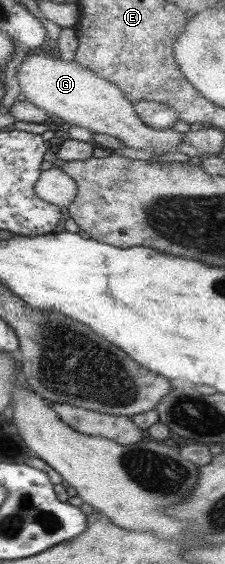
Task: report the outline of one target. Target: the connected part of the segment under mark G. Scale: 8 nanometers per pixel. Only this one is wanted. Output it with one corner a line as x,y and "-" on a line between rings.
27,52
17,68
16,80
24,99
35,107
59,117
65,123
83,127
91,131
90,133
105,133
115,137
124,147
154,151
151,160
161,160
164,152
175,151
176,145
184,141
183,132
171,128
154,130
143,125
134,112
133,104
125,99
119,88
97,77
89,69
77,65
73,60
63,61

